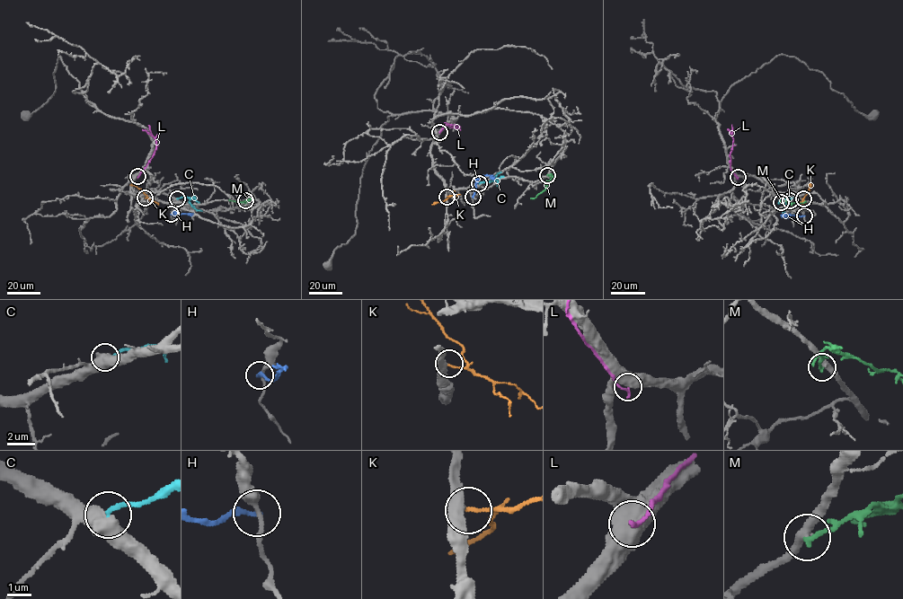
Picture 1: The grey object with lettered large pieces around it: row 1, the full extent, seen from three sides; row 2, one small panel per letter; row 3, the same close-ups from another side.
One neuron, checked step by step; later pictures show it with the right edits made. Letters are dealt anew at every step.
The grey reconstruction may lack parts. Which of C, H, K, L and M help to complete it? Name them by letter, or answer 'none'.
K

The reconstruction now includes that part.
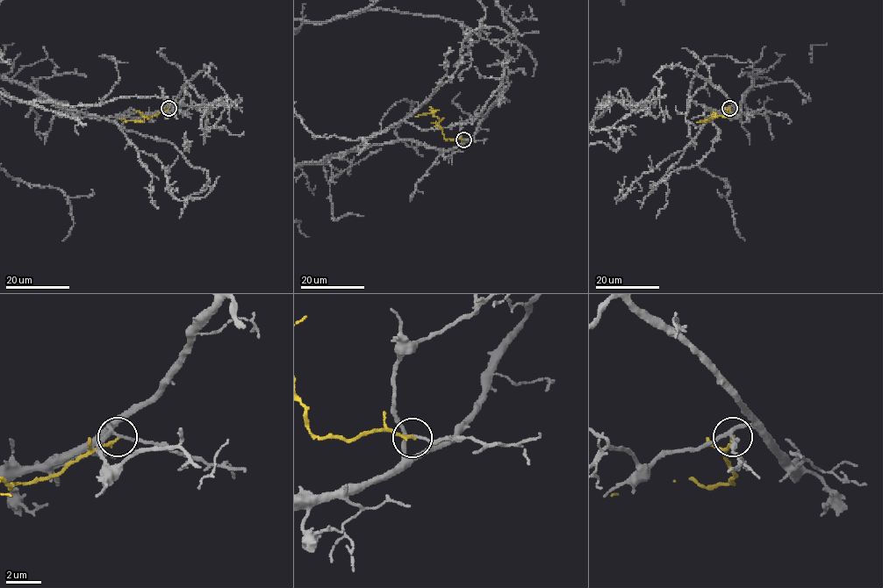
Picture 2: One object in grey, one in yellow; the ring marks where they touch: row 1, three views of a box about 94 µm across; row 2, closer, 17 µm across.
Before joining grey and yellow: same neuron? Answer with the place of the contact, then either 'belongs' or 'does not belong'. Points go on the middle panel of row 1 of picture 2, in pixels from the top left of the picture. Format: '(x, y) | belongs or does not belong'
(463, 139) | does not belong

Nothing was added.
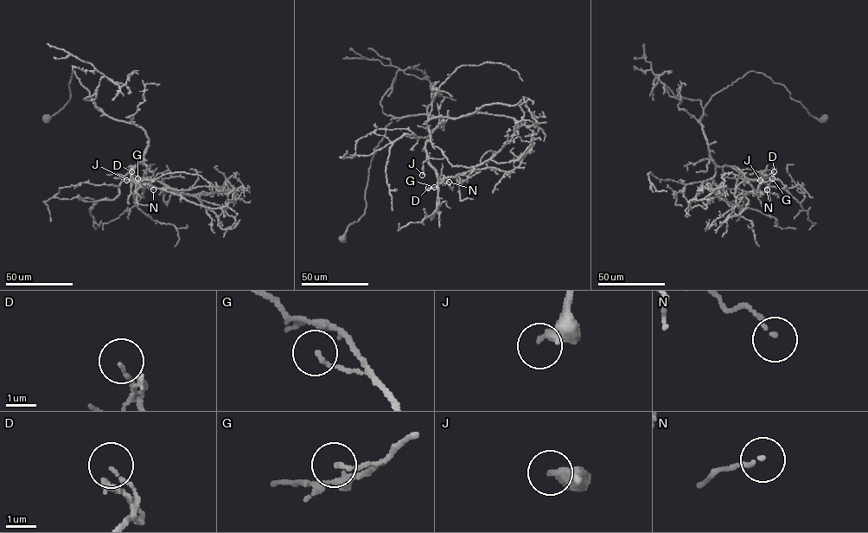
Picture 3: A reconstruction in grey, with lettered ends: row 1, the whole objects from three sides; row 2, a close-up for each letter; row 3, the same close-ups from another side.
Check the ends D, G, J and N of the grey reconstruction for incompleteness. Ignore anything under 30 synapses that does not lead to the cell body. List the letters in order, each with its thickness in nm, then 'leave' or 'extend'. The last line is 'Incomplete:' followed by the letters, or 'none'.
D: 100 nm thick; leave
G: 130 nm thick; leave
J: 360 nm thick; extend
N: 110 nm thick; leave
Incomplete: J

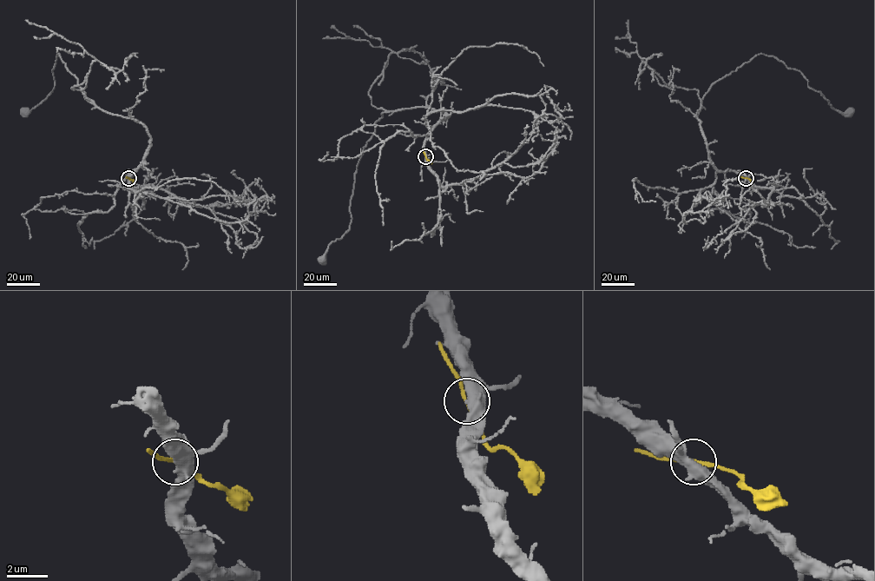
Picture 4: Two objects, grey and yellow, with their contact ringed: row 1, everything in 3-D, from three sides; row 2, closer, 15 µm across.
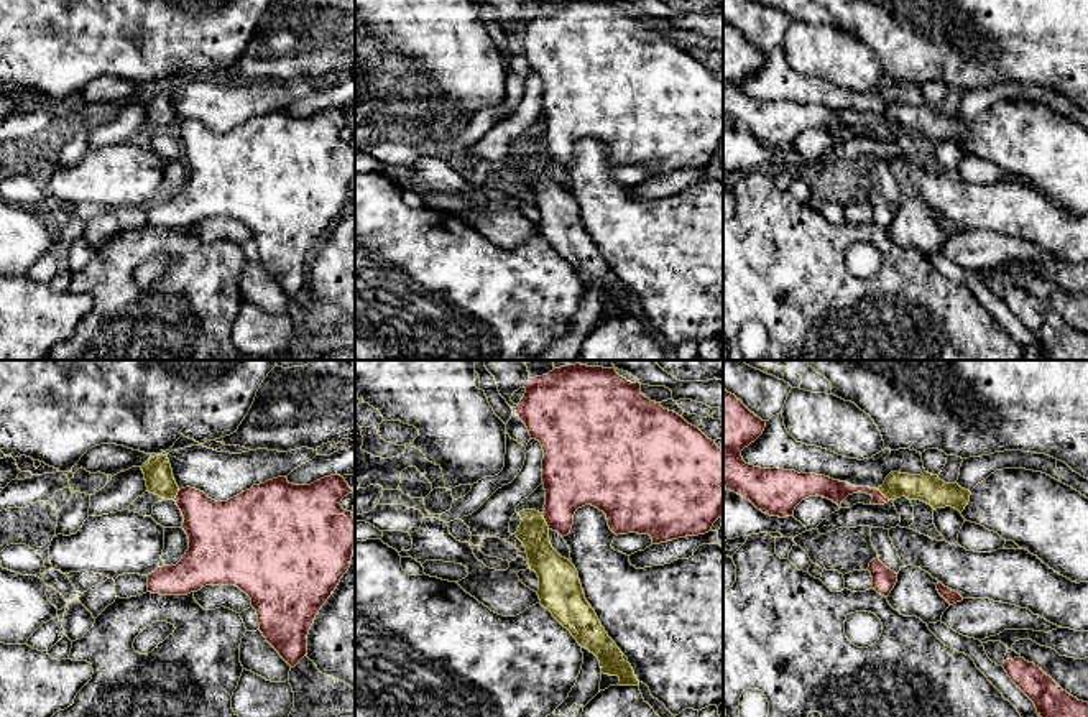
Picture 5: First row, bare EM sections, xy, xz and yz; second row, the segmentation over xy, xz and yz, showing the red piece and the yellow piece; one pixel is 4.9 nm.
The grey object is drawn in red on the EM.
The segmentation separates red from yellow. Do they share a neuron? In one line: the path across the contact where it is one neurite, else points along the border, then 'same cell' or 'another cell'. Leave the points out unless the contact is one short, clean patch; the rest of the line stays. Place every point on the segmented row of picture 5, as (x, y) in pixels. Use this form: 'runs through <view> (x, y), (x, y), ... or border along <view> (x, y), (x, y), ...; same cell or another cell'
border along yz (875, 489), (893, 500); another cell

